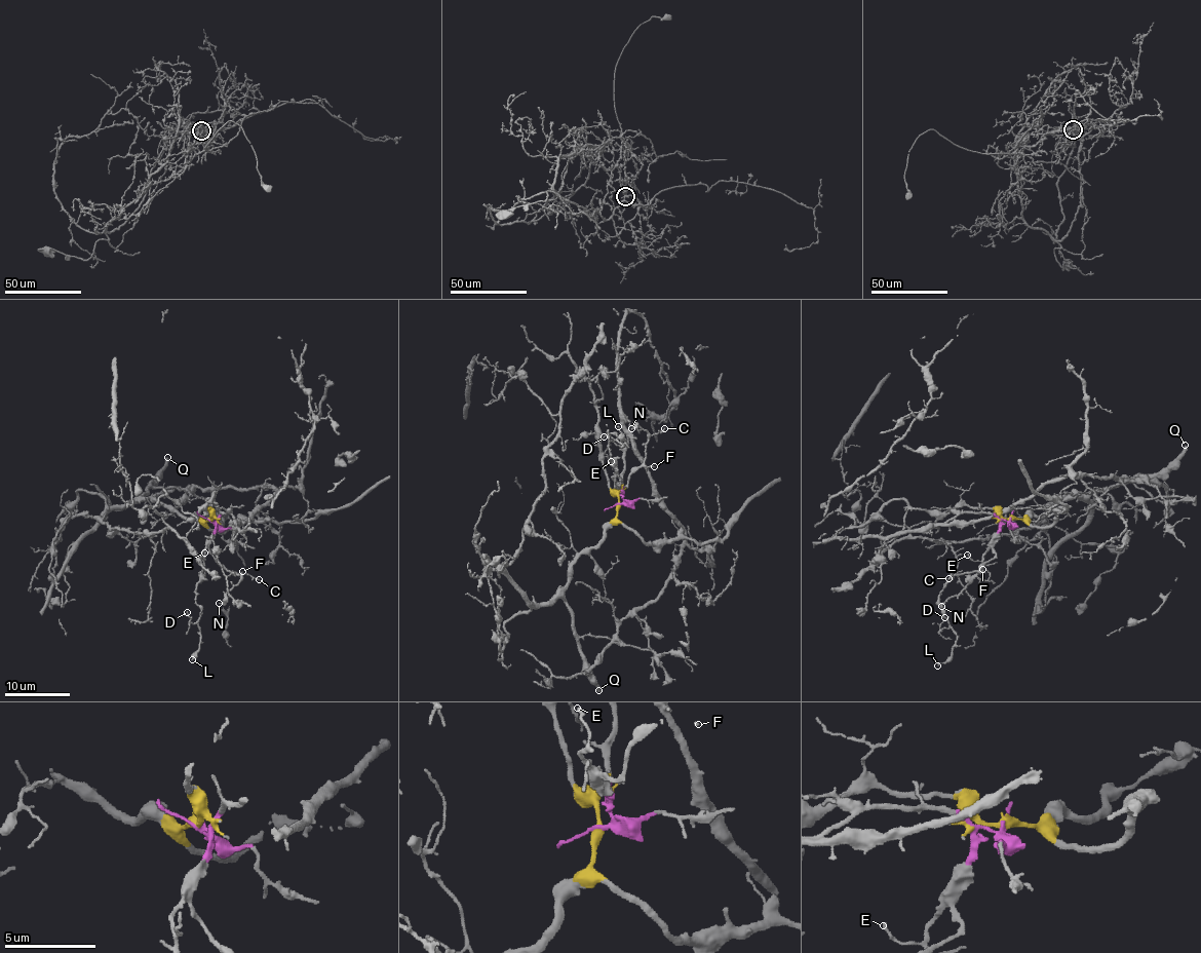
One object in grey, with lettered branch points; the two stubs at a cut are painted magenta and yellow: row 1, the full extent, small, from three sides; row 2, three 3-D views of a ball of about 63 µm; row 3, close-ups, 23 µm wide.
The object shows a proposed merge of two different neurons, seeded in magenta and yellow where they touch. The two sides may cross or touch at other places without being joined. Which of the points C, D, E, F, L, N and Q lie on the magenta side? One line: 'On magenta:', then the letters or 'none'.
On magenta: C, D, E, F, L, N

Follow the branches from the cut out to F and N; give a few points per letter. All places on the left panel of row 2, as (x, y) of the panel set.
F: (211, 521), (217, 525), (208, 550), (229, 571), (235, 574), (241, 571)
N: (211, 521), (217, 525), (208, 544), (214, 559), (239, 574), (240, 579), (225, 594), (225, 600), (219, 604)

